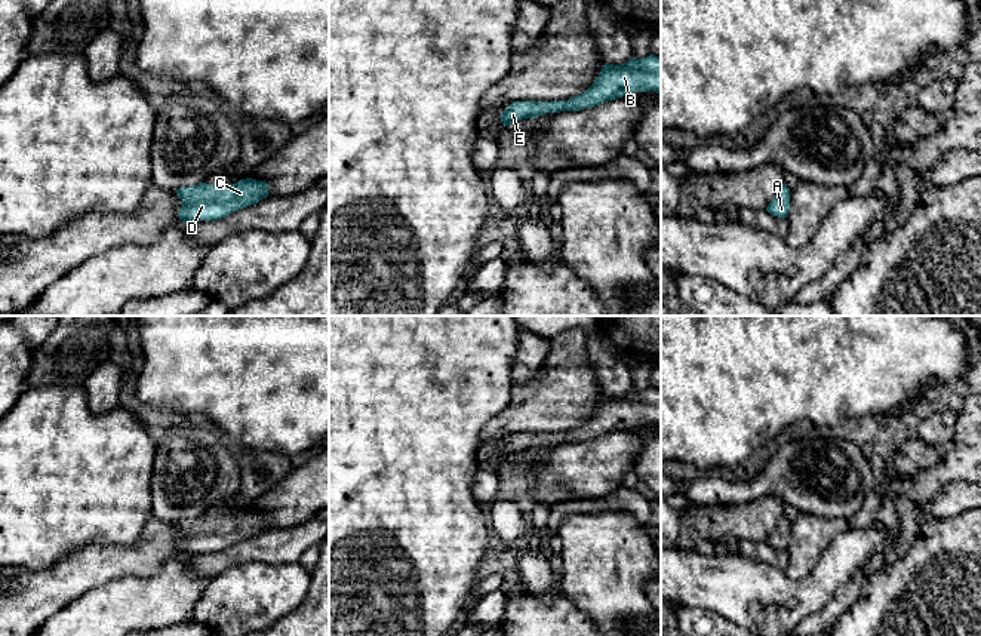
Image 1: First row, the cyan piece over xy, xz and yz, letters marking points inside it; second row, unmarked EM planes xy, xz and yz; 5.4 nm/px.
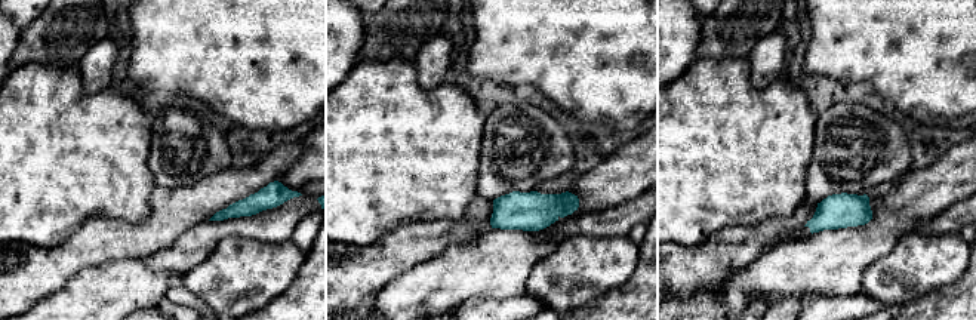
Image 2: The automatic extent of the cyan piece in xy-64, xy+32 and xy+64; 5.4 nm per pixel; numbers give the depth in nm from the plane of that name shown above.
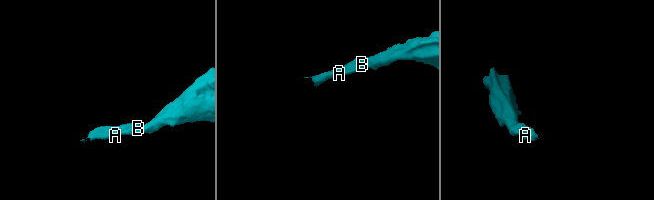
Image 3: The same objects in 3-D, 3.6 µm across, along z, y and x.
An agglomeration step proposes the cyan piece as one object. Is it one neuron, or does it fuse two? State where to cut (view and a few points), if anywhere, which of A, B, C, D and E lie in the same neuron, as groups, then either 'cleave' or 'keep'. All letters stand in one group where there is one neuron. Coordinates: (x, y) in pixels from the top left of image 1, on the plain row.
cut none; groups A B C D E; keep

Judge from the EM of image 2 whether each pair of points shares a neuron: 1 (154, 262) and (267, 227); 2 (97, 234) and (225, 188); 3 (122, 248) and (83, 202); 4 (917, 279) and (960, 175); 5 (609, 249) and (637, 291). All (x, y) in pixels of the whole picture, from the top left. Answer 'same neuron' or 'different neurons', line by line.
1: same neuron
2: same neuron
3: different neurons
4: different neurons
5: different neurons

